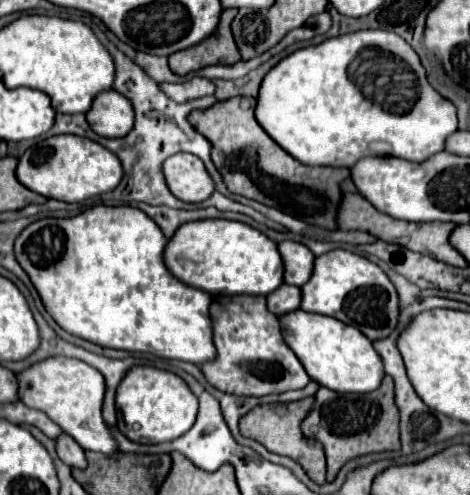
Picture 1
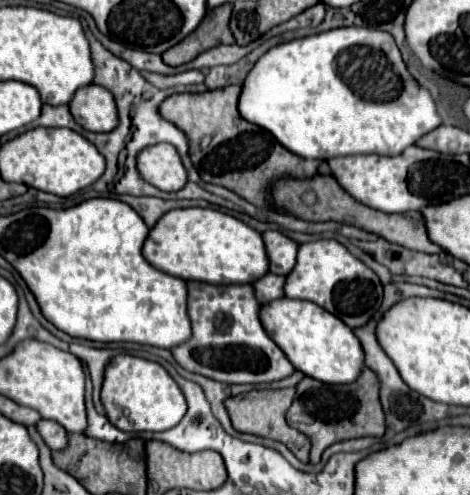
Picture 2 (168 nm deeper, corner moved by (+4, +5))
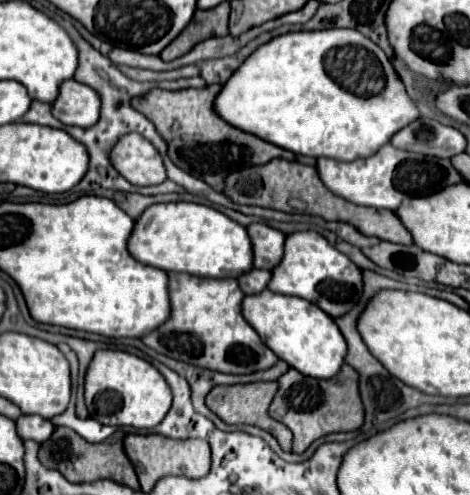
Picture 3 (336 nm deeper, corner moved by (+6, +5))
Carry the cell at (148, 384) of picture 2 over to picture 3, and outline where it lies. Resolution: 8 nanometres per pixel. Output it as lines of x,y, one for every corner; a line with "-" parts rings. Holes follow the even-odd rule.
98,350
84,376
84,402
90,418
100,424
154,428
170,410
172,396
166,380
150,362
122,350

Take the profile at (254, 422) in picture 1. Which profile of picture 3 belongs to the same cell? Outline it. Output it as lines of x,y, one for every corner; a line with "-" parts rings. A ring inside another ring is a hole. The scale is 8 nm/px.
252,382
252,384
234,384
234,386
214,386
208,394
206,394
206,406
210,410
214,410
226,424
254,424
254,426
260,426
262,430
270,432
278,444
284,448
284,450
292,450
290,448
290,430
270,418
268,414
268,404
270,404
270,398
274,398
274,392
276,392
276,382

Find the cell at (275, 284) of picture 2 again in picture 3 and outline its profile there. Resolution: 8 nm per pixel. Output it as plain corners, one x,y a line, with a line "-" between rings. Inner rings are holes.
248,270
244,272
242,276
238,276
238,284
242,288
244,294
258,294
262,292
266,286
268,286
268,280
270,280
270,272
268,270

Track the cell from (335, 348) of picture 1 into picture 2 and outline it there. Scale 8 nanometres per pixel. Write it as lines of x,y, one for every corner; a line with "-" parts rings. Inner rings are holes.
290,298
262,306
260,318
264,320
264,330
268,332
268,336
272,336
272,340
276,340
280,348
284,348
288,360
292,360
296,370
324,384
350,384
358,380
364,368
362,344
356,338
354,330
348,328
340,318
332,316
312,302

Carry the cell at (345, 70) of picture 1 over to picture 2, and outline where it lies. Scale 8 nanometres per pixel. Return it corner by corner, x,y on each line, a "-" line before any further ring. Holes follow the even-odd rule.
356,26
320,32
268,50
246,76
238,108
248,122
272,132
290,152
320,160
350,154
398,156
442,124
432,94
408,72
394,38
382,30

